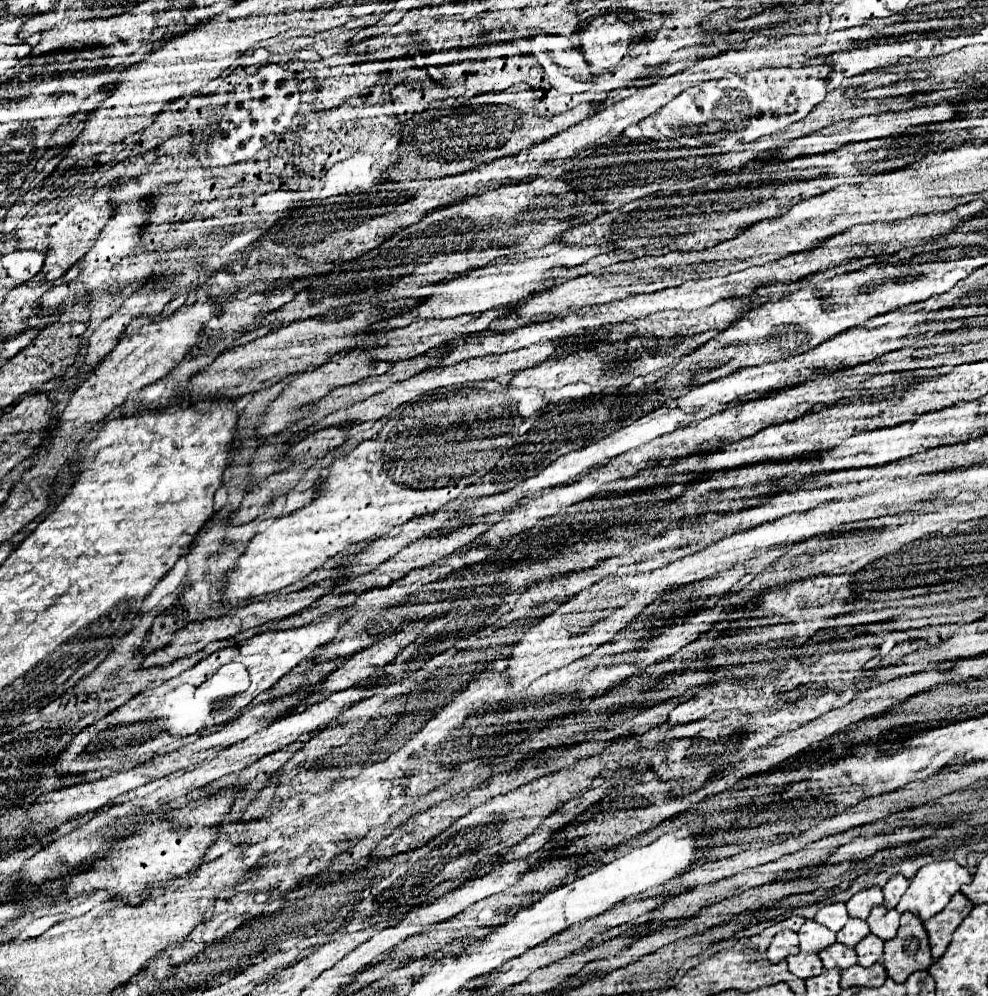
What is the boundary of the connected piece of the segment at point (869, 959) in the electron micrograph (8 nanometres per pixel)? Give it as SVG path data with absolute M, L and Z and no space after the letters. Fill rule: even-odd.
M868 934L866 938L862 938L862 942L858 942L854 946L854 950L858 954L858 964L872 966L872 964L880 962L882 960L882 946L884 946L884 942L874 934Z

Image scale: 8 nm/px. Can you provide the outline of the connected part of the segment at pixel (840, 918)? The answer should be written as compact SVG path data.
M844 902L824 904L824 906L818 910L818 914L816 914L814 920L820 922L820 924L824 924L824 926L826 926L828 930L832 930L832 932L838 932L838 930L846 924L846 920L848 920L848 910L846 910Z

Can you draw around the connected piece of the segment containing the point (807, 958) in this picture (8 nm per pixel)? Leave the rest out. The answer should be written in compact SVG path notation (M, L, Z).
M800 952L800 954L788 956L786 962L788 962L788 970L804 980L810 976L818 976L824 970L822 960L814 952Z

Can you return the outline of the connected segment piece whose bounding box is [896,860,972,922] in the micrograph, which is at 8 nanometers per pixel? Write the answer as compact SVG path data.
M934 860L916 872L916 876L910 880L908 890L900 898L896 910L912 912L914 916L918 916L924 922L928 918L932 918L934 914L938 914L950 902L950 898L960 890L960 886L970 882L970 878L972 878L970 872L964 866L960 866L956 860Z

